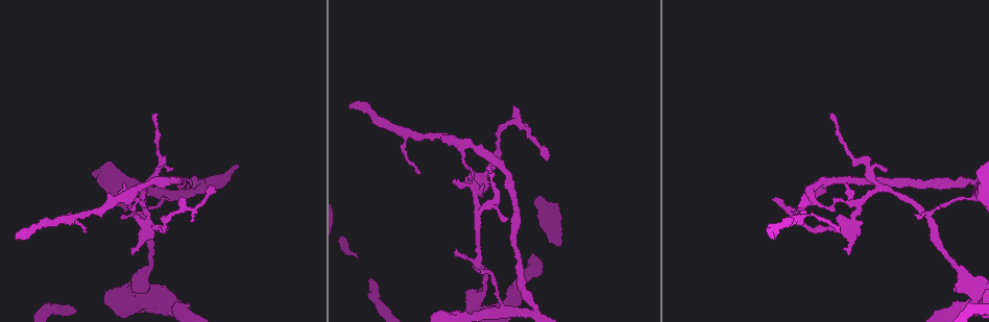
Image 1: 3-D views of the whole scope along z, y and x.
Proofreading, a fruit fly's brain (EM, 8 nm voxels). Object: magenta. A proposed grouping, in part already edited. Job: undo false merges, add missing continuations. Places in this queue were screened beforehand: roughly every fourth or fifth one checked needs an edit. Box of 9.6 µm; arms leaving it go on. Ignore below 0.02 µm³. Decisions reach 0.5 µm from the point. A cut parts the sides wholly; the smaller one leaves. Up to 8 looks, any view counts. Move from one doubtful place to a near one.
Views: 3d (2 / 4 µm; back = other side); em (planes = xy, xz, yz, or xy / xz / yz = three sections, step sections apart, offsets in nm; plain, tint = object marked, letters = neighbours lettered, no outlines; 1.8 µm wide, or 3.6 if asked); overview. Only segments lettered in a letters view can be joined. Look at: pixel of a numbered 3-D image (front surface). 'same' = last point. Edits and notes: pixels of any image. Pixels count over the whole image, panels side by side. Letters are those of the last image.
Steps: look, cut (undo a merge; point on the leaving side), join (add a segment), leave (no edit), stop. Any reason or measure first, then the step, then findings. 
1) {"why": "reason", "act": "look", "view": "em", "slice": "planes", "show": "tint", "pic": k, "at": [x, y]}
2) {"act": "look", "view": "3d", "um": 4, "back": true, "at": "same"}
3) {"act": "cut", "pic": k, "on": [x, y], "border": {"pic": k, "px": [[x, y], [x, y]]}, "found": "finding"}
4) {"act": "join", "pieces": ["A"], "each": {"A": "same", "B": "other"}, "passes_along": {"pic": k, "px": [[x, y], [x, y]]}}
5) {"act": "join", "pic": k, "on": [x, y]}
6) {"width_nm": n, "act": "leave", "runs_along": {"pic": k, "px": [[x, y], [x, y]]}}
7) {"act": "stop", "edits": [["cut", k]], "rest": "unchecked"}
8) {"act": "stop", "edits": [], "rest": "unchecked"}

{"why": "abrupt turn", "act": "look", "view": "em", "slice": "yz", "step": 16, "show": "letters", "pic": 1, "at": [509, 124]}

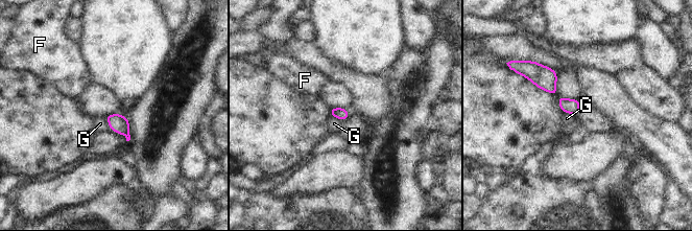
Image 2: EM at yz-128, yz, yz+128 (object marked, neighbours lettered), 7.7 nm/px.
{"width_nm": 90, "longest_contact_nm": ["G", 120], "act": "leave", "each": {"F": "other", "G": "other"}, "found": "all the same cell"}

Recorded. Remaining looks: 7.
{"why": "small branch off a trunk", "act": "look", "view": "3d", "um": 4, "pic": 1, "at": [142, 205]}

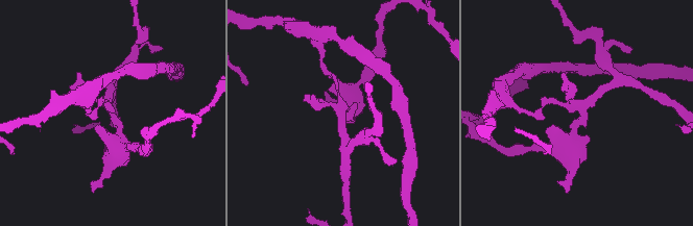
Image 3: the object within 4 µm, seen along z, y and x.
{"why": "need the tissue", "act": "look", "view": "em", "slice": "planes", "show": "plain", "pic": 3, "at": [583, 107]}

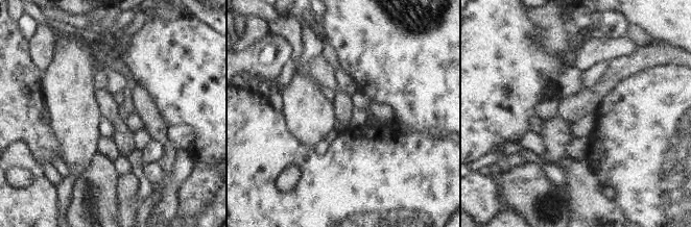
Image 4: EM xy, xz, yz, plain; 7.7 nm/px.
{"why": "see the neighbours", "act": "look", "view": "em", "slice": "planes", "show": "letters", "at": "same"}

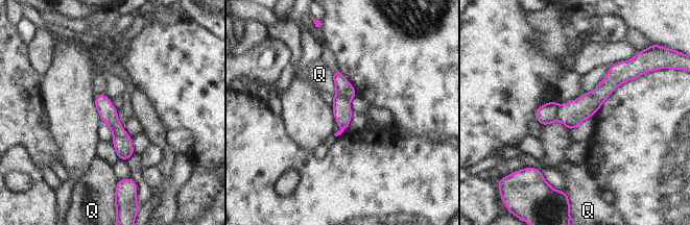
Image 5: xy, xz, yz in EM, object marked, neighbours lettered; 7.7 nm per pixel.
{"act": "cut", "pic": 5, "on": [546, 114], "each": {"Q": "other"}, "border": {"pic": 5, "px": [[560, 105], [557, 120]]}, "found": "a second cell is stuck on"}

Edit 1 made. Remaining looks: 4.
{"act": "stop", "edits": [["cut", 5]], "rest": "unchecked"}

